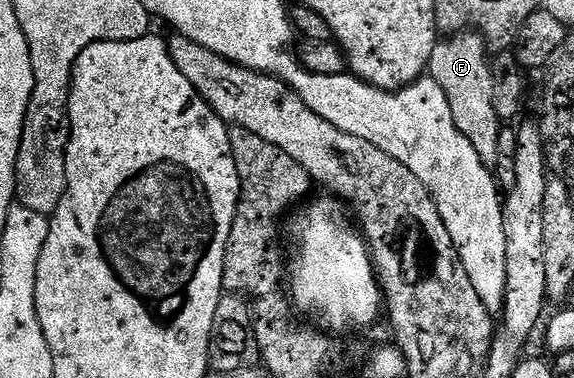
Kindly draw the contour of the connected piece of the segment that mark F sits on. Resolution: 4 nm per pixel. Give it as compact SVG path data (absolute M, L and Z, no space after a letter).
M468 29L448 34L435 44L427 66L429 77L441 85L445 98L449 101L449 110L453 113L453 122L461 134L473 145L477 157L490 168L497 165L497 137L504 124L493 110L493 77L489 48L483 36Z

